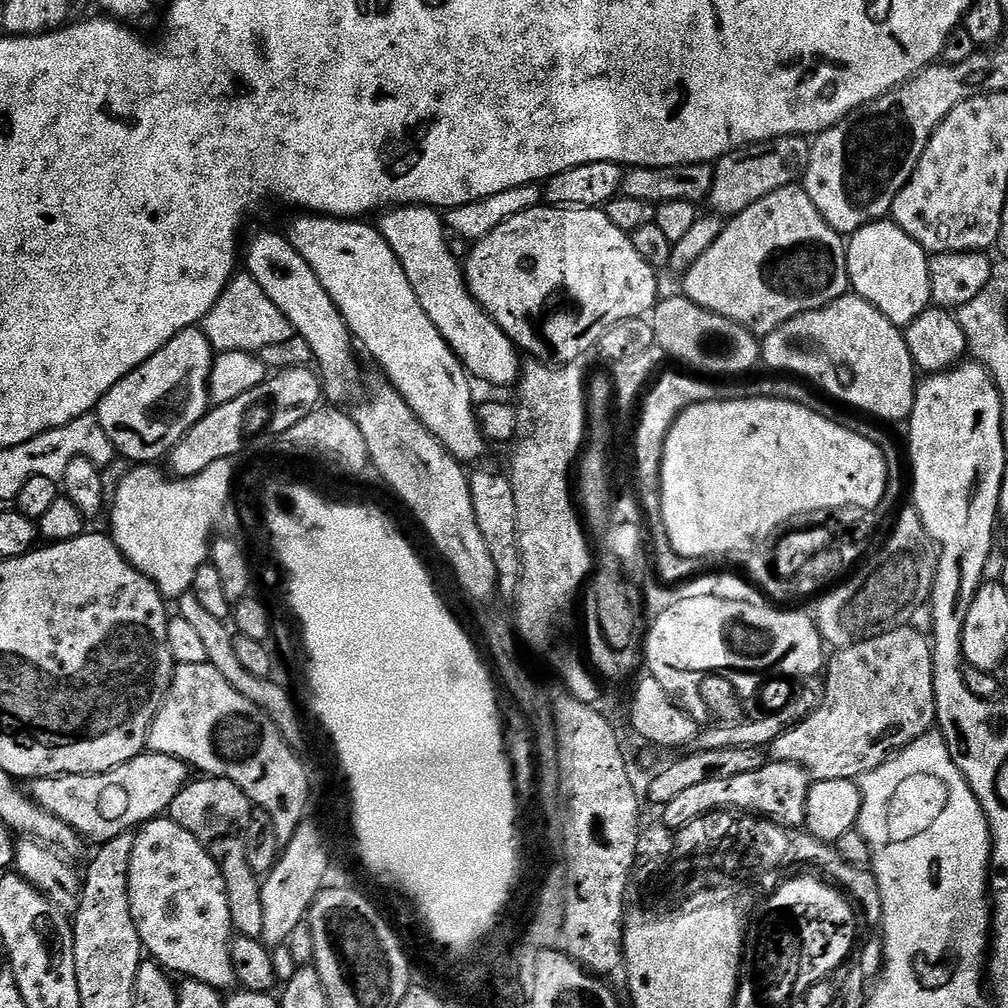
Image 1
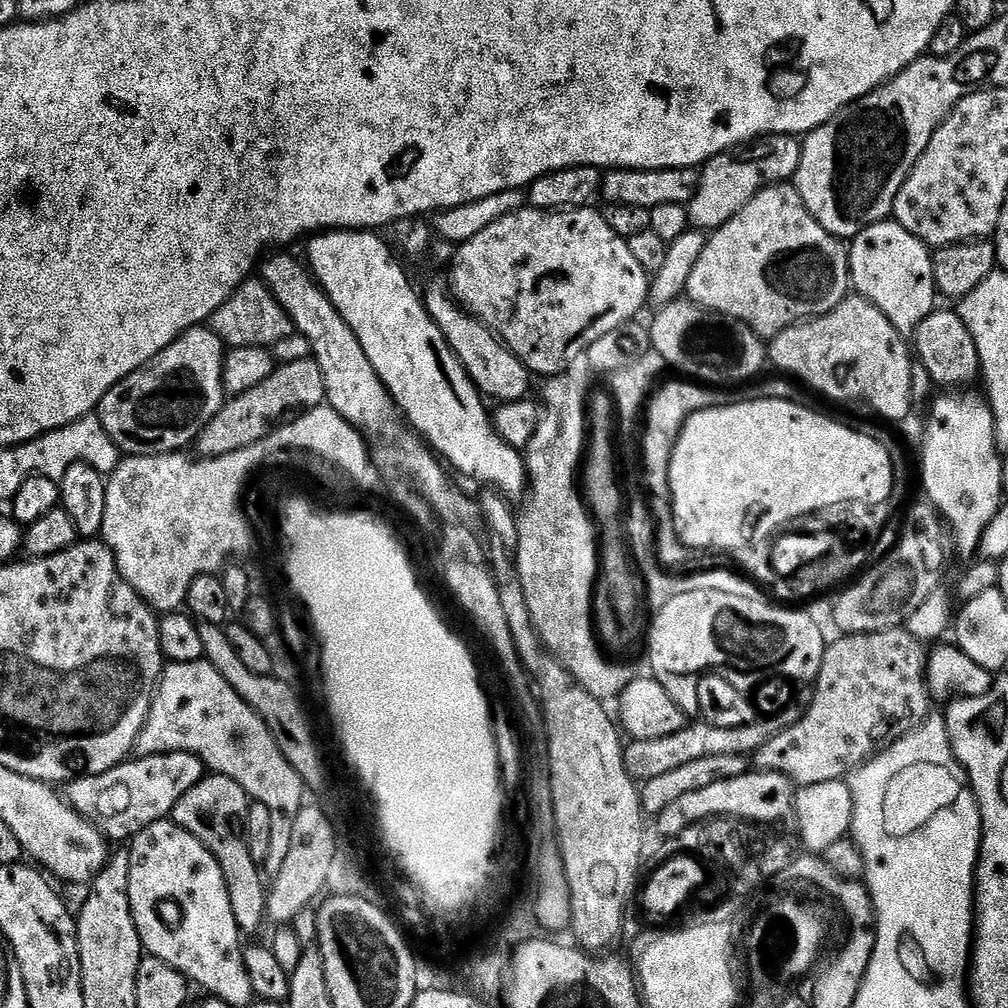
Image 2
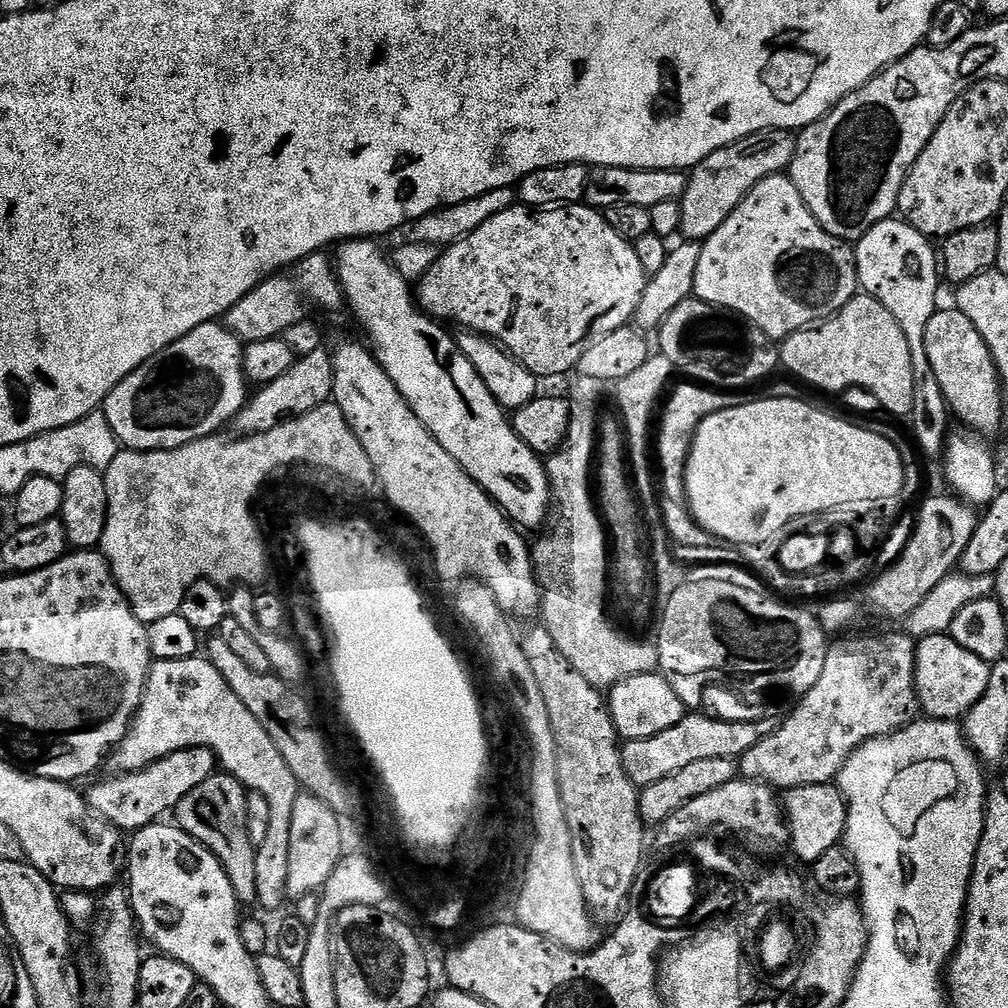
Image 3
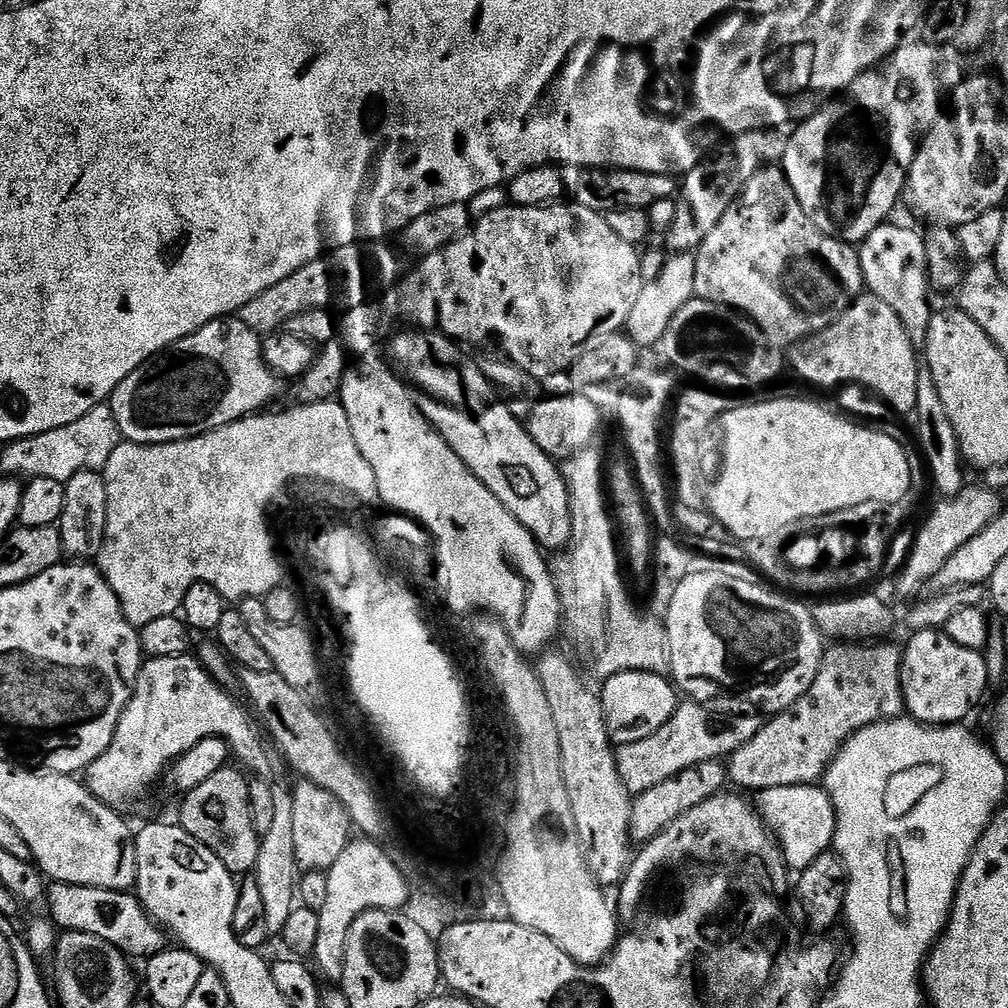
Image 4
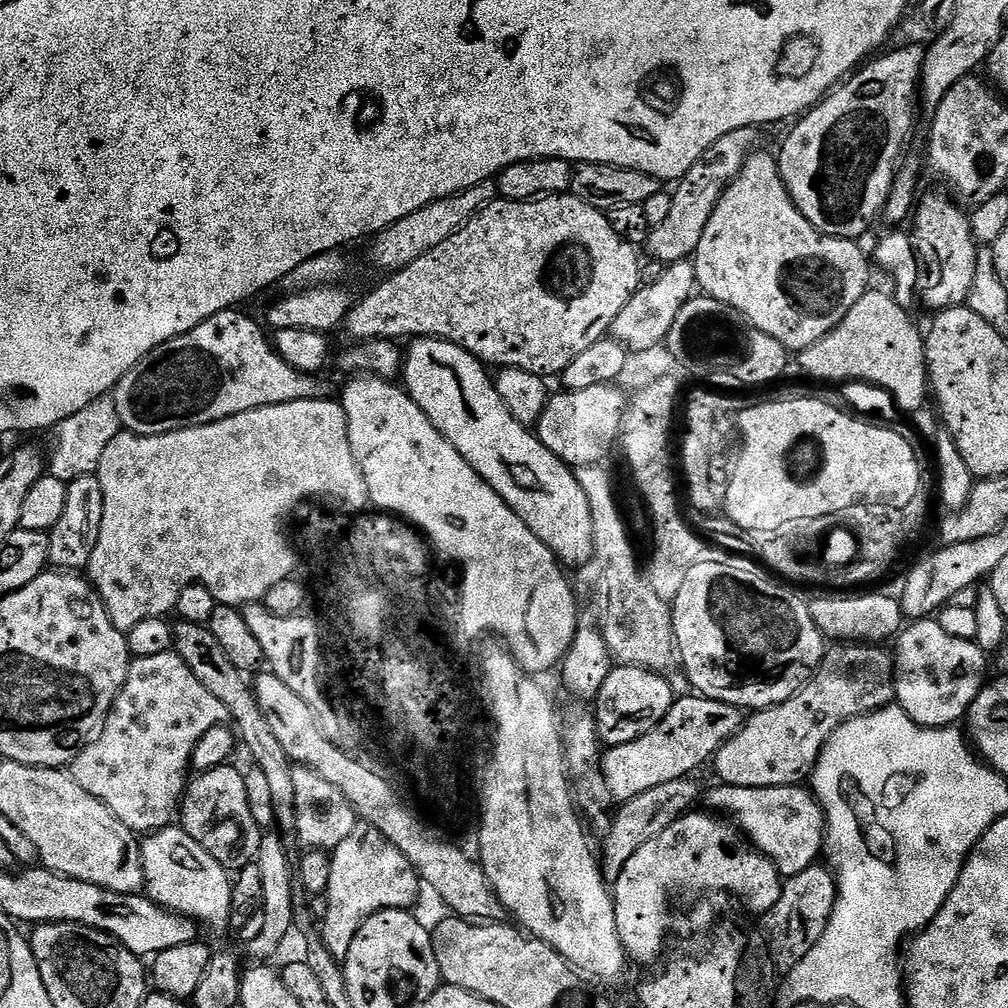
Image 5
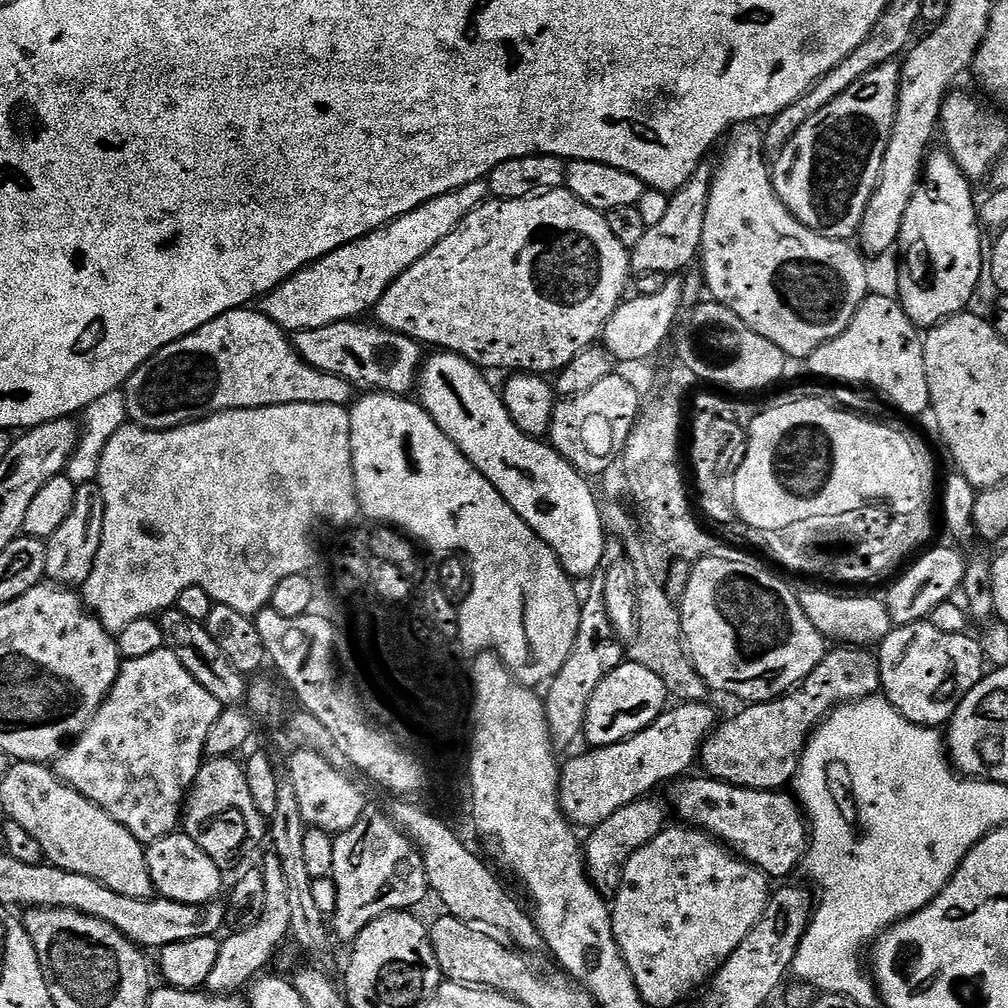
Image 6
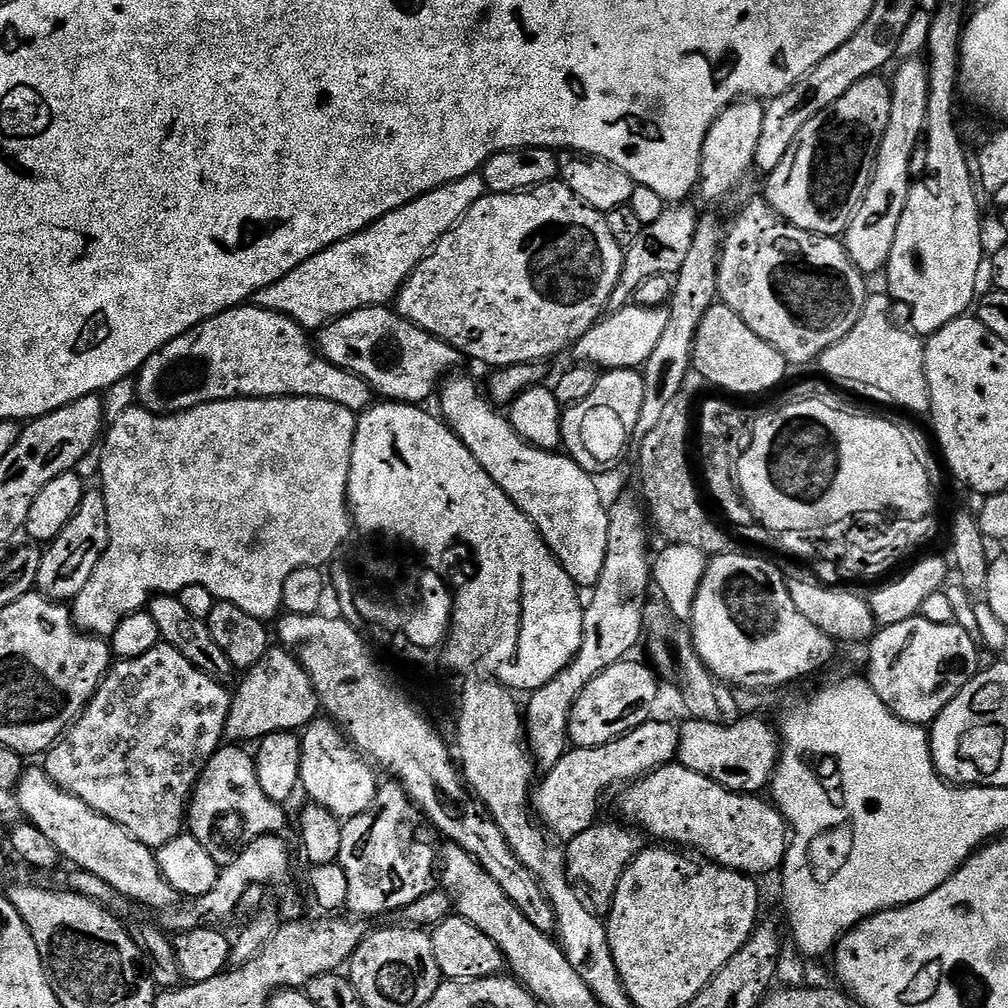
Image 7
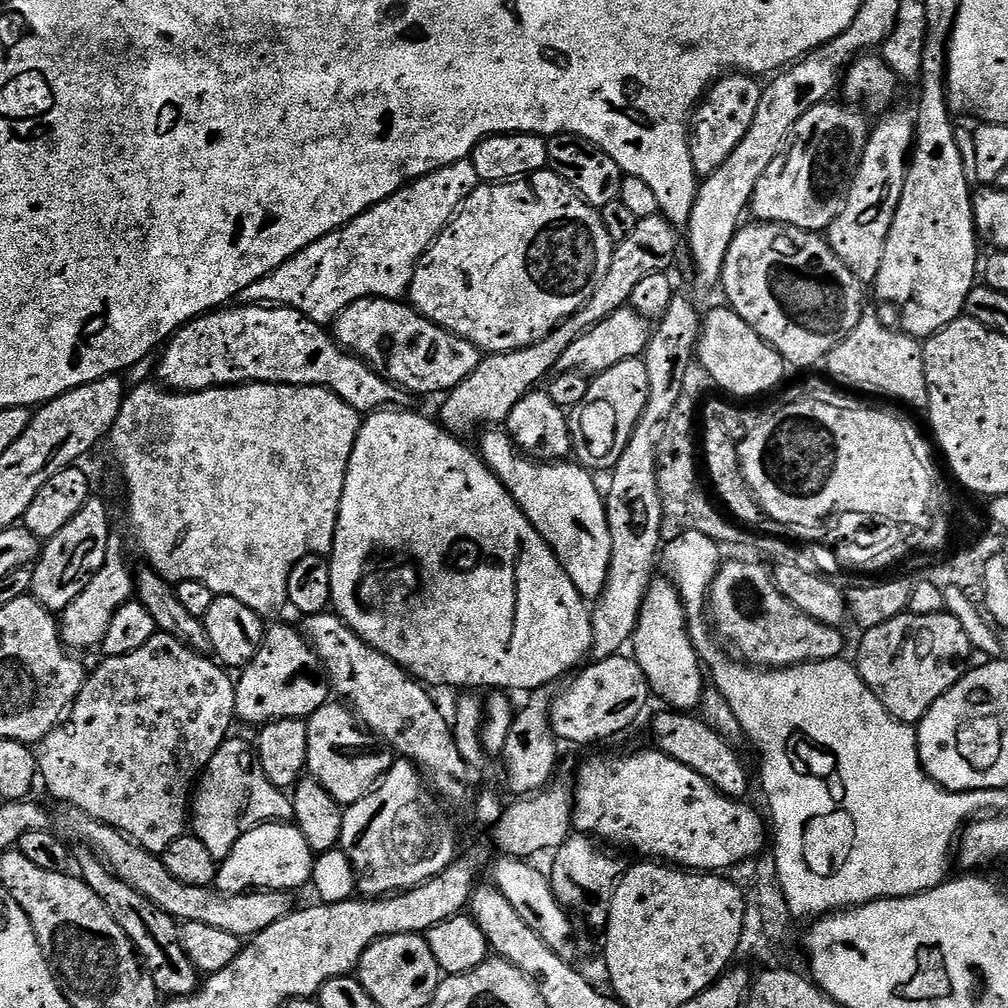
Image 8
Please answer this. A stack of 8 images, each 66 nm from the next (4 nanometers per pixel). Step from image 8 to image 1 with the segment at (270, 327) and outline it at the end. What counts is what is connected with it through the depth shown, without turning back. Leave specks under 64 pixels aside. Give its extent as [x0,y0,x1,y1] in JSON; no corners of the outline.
[94,328,214,466]

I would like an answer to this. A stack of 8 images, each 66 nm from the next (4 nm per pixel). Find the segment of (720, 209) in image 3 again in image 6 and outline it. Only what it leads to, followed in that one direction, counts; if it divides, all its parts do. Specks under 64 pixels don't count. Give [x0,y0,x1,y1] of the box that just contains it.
[630,162,713,274]

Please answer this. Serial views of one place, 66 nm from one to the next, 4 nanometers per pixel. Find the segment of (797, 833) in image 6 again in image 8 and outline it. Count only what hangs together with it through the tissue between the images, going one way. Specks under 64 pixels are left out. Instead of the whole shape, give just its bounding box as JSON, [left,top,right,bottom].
[574,750,765,874]

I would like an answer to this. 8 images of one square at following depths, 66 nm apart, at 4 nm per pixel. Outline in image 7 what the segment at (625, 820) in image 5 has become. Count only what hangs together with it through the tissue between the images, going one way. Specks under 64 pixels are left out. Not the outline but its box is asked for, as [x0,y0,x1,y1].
[566,822,646,918]

